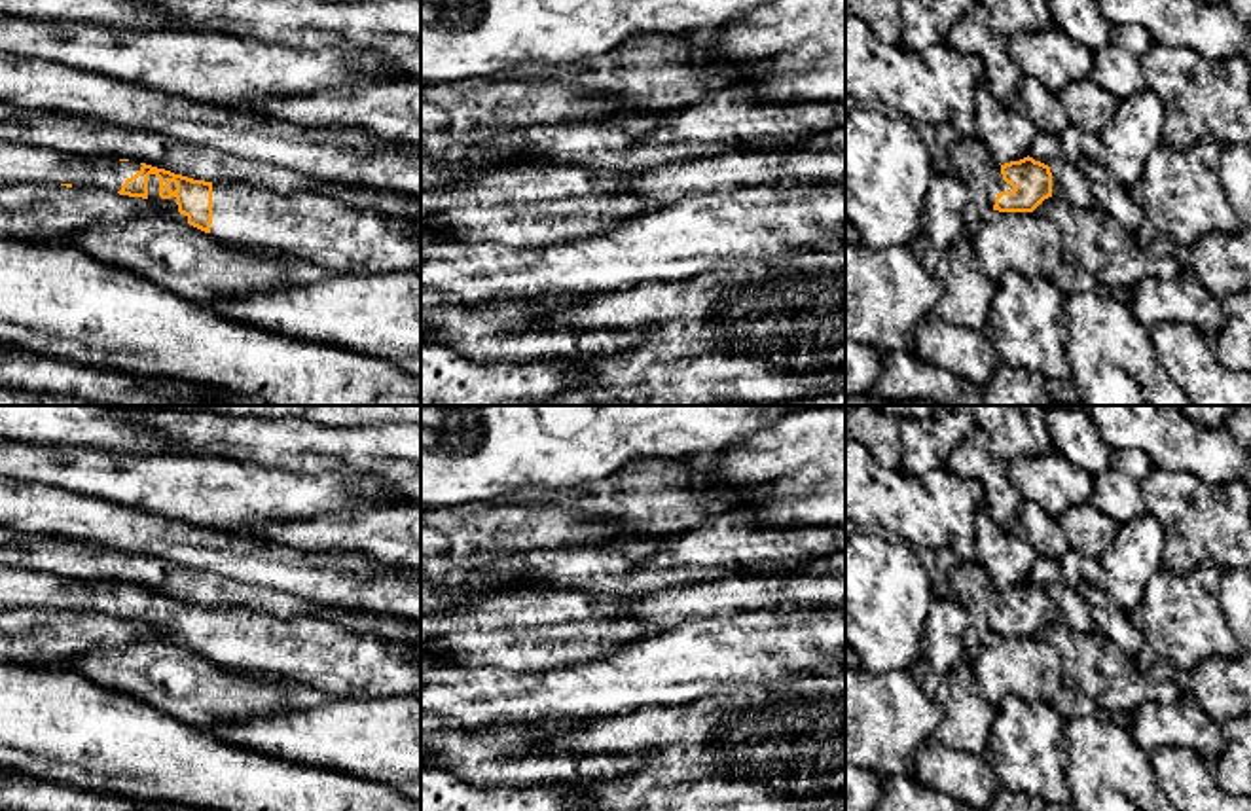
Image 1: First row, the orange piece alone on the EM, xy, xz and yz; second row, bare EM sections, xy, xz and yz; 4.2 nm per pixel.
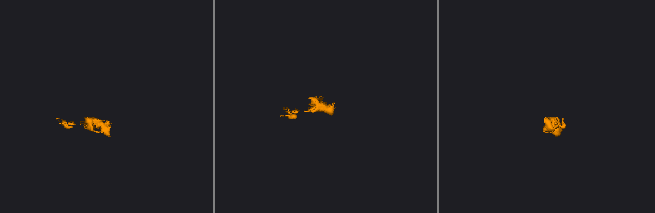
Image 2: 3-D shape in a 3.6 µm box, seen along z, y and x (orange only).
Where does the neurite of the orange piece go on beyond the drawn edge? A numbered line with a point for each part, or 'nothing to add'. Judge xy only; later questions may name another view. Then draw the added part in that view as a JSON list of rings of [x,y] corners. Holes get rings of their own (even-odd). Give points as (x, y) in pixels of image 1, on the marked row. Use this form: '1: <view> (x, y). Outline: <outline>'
1: xy (19, 163). Outline: [[[0,140],[0,188],[27,182],[119,191],[140,167],[133,159],[68,155],[49,148]]]
2: xy (169, 207). Outline: [[[155,174],[148,176],[148,199],[165,214],[180,222],[188,222],[188,216],[178,212],[176,197],[159,197],[159,178]]]

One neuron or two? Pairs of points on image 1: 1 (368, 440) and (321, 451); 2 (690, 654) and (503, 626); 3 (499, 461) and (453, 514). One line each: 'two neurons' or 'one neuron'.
1: one neuron
2: two neurons
3: two neurons

